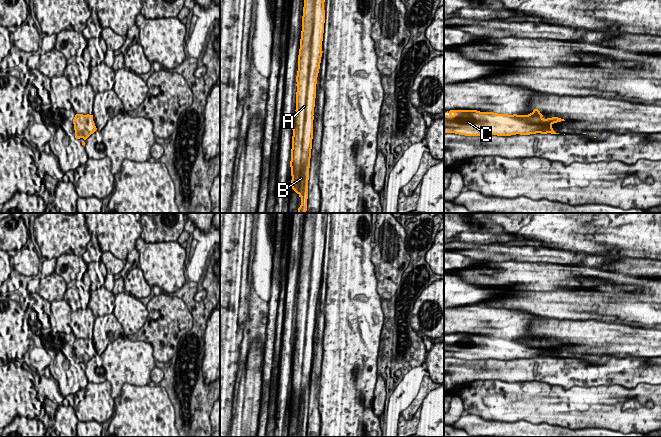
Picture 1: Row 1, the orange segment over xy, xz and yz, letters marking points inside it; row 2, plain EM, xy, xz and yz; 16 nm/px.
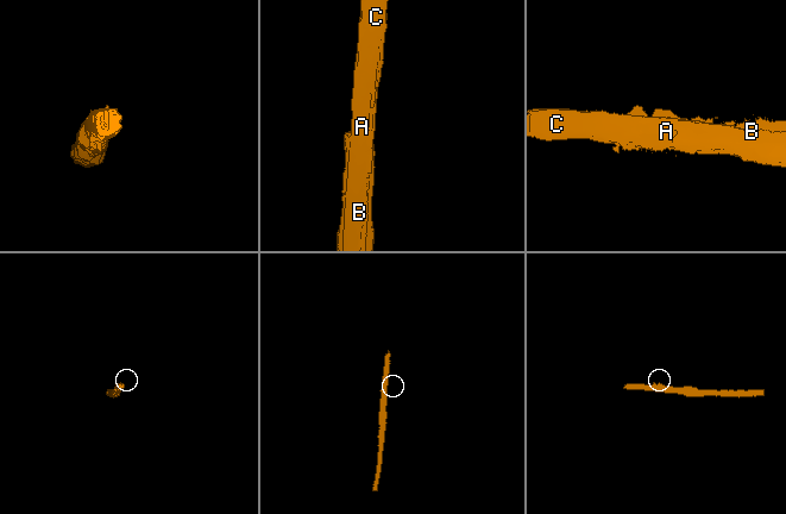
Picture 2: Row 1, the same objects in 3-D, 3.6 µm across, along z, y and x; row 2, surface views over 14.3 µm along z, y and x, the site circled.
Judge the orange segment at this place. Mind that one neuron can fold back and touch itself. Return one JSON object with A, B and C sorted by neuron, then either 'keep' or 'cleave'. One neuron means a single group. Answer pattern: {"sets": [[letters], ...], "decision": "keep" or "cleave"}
{"sets": [["A", "B", "C"]], "decision": "keep"}

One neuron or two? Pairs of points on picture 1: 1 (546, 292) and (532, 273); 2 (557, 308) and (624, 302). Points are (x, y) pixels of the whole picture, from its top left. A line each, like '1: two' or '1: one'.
1: two
2: one

